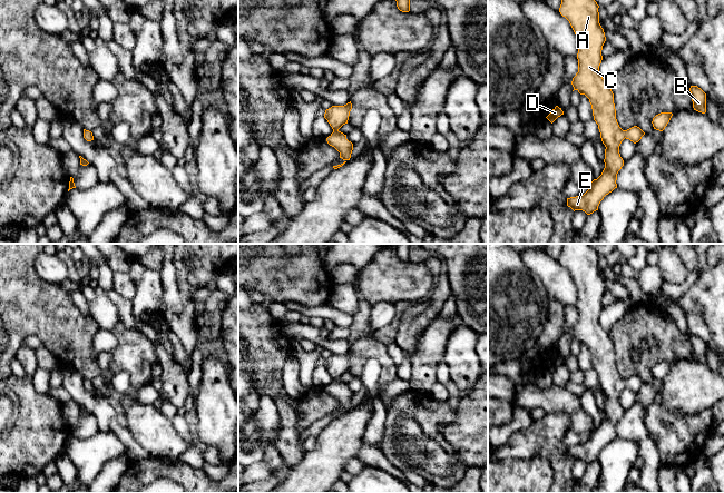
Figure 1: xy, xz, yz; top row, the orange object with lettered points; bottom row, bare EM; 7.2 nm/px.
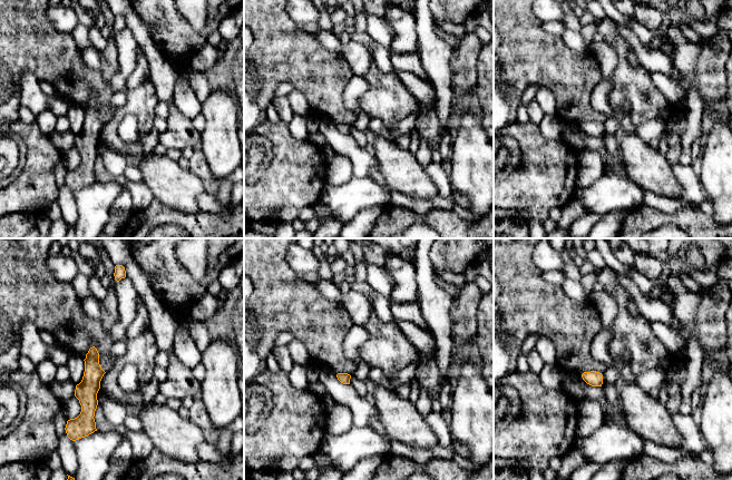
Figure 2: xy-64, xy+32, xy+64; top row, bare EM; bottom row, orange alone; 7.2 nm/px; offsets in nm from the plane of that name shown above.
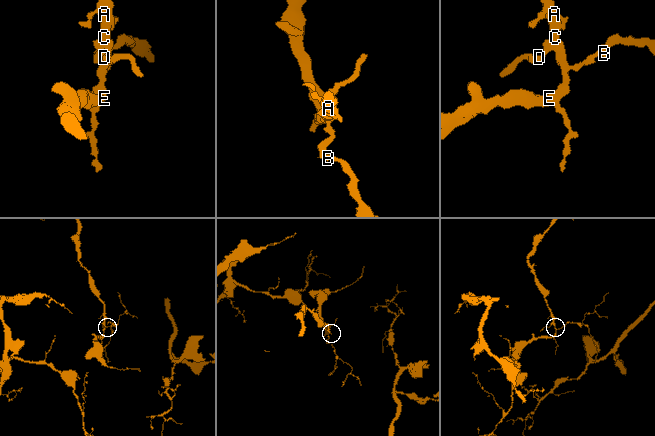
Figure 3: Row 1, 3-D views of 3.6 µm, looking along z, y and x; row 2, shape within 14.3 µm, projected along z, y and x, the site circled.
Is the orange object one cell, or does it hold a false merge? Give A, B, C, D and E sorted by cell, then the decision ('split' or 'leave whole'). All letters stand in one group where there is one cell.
A C D E / B | split

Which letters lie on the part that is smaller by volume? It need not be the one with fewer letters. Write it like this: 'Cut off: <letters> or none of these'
Cut off: B

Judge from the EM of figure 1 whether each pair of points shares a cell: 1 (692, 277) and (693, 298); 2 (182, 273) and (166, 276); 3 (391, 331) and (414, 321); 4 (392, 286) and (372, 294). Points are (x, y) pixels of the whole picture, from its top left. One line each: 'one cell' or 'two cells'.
1: two cells
2: two cells
3: two cells
4: one cell

